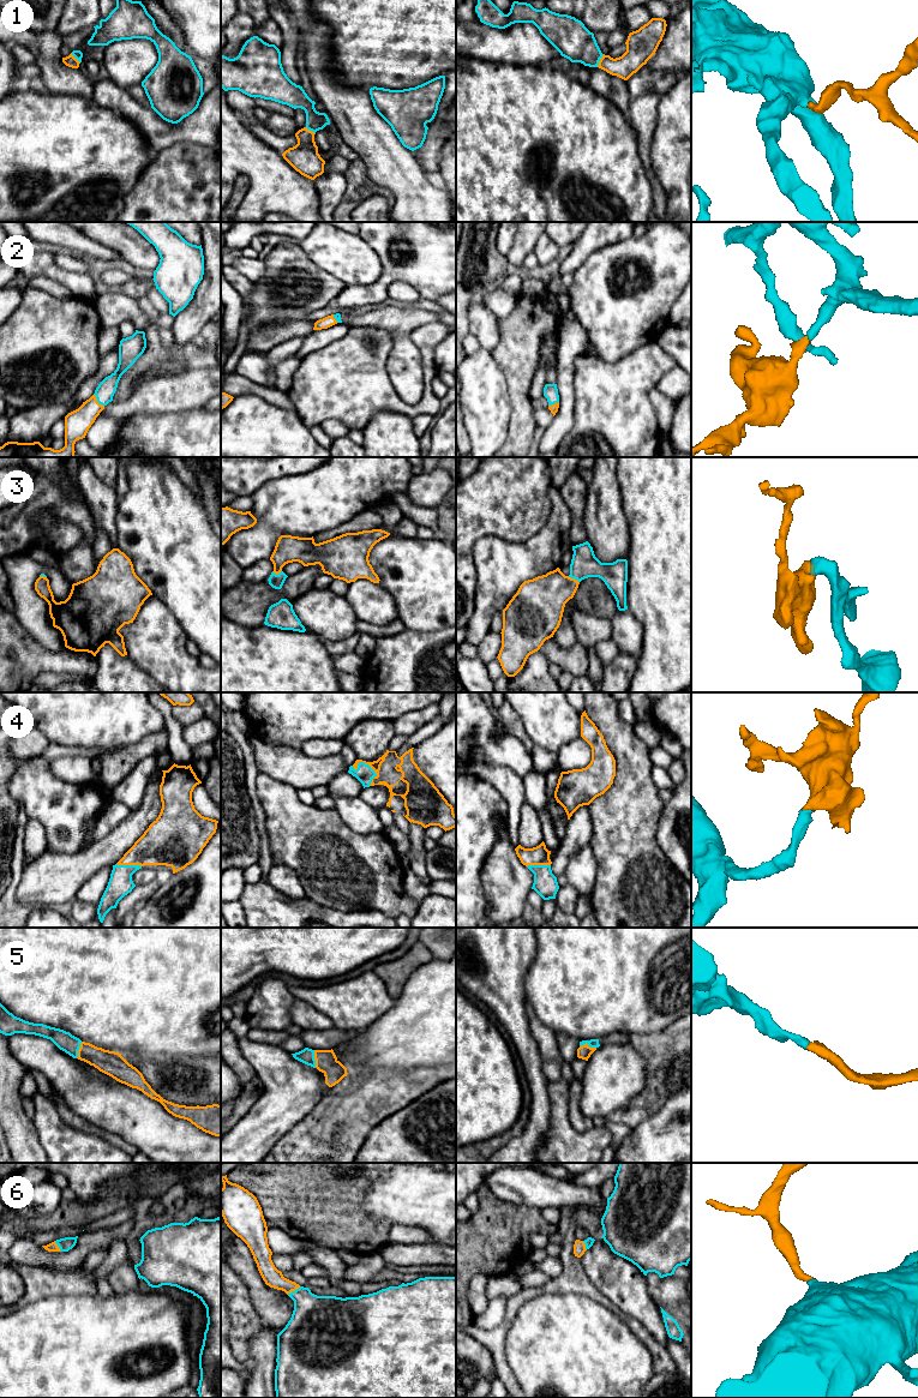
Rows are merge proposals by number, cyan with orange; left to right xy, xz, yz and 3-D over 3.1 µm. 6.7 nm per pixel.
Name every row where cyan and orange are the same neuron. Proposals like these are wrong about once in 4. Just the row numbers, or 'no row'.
1, 2, 3, 4, 5, 6

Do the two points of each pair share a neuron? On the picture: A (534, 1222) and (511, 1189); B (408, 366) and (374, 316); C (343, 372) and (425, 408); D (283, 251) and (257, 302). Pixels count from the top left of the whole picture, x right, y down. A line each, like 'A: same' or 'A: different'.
A: different
B: same
C: same
D: same

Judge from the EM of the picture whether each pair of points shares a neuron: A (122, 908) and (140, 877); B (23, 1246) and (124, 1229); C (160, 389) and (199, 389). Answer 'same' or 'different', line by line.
A: different
B: same
C: same

